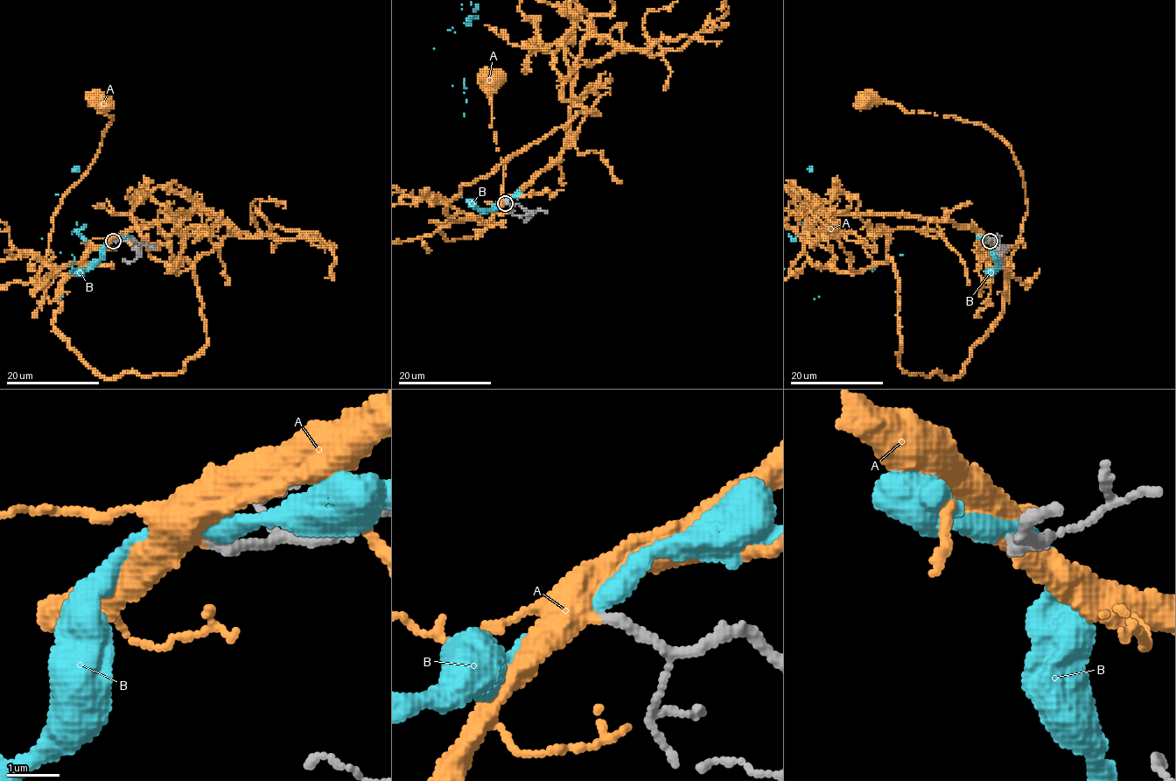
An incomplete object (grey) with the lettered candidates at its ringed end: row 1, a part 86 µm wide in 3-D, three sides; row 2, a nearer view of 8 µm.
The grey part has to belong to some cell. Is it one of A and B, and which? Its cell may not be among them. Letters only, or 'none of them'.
A

